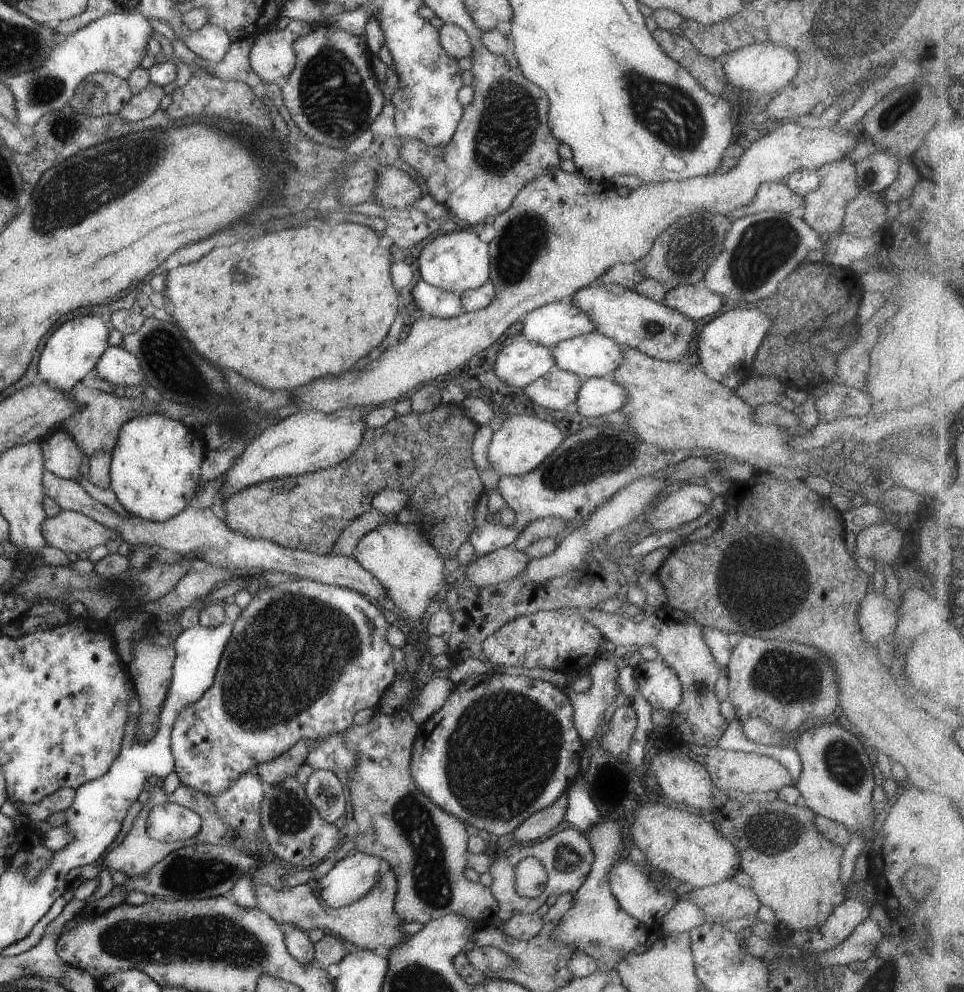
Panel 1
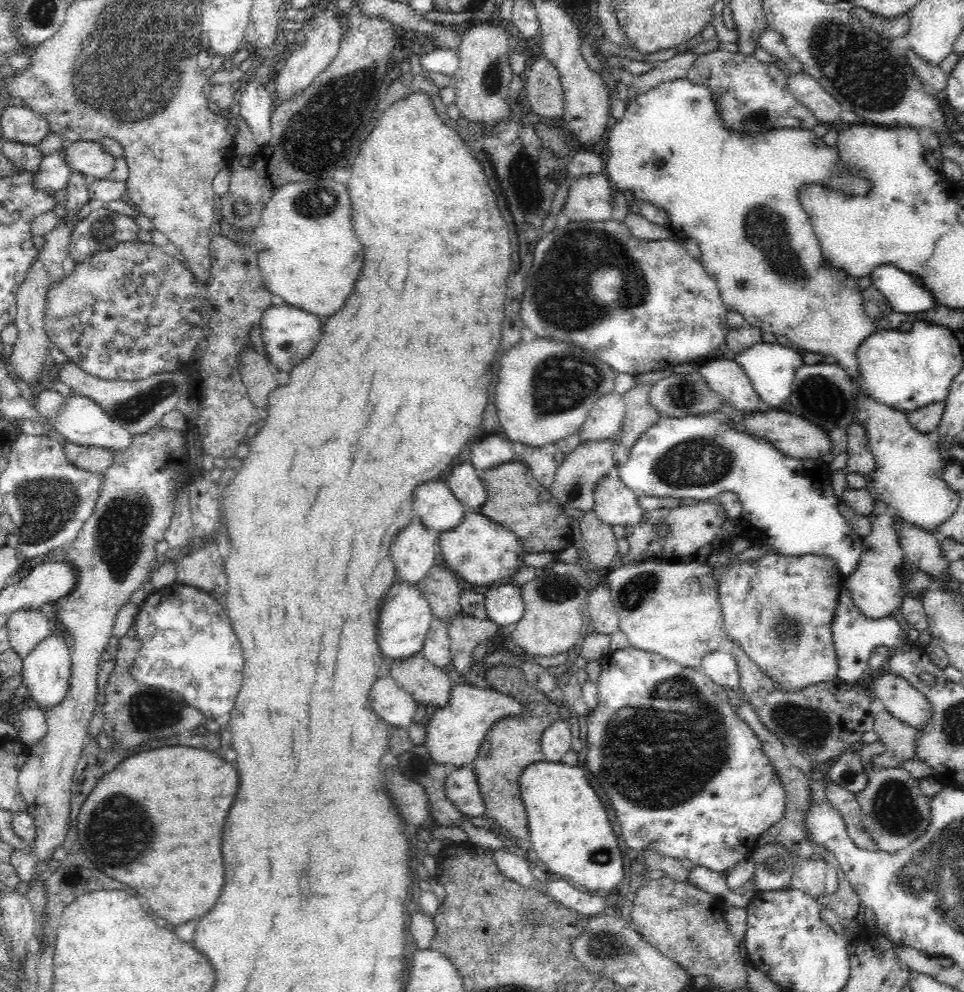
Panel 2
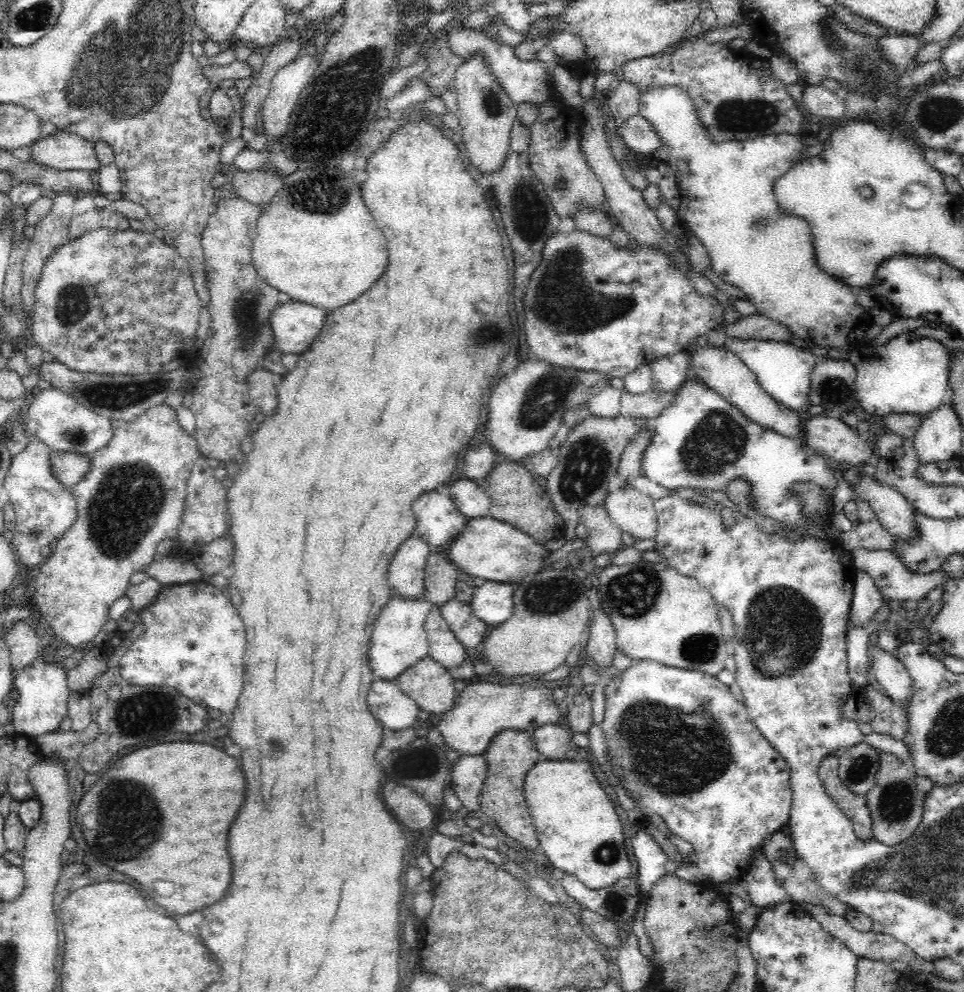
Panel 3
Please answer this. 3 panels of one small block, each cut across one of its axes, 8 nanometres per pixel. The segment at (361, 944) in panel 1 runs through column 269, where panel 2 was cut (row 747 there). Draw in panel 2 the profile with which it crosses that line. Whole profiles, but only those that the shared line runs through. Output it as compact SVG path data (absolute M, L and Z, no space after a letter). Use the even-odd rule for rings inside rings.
M886 709L873 715L873 730L878 734L878 743L886 750L872 763L882 770L902 767L903 761L914 758L918 731L892 716Z

